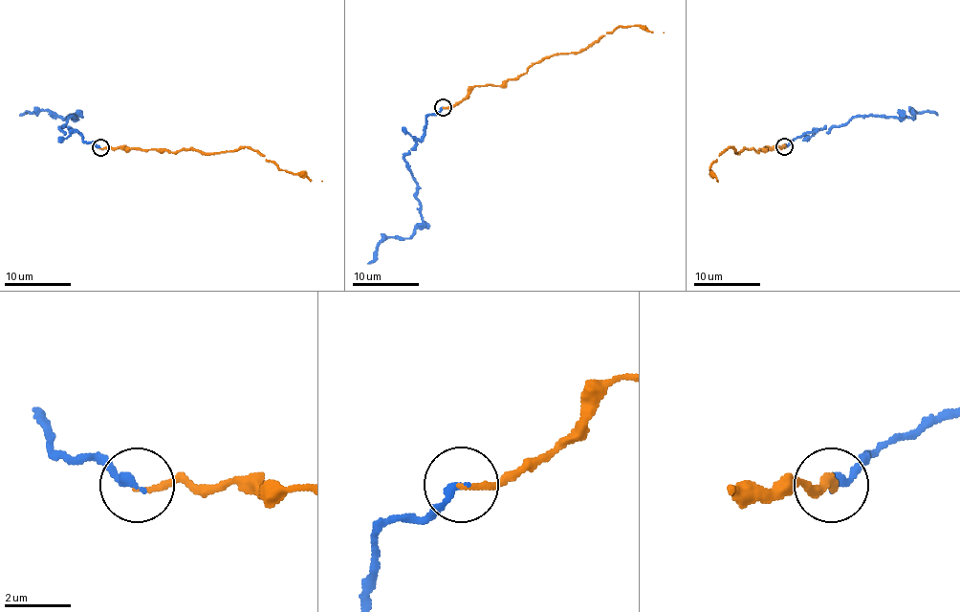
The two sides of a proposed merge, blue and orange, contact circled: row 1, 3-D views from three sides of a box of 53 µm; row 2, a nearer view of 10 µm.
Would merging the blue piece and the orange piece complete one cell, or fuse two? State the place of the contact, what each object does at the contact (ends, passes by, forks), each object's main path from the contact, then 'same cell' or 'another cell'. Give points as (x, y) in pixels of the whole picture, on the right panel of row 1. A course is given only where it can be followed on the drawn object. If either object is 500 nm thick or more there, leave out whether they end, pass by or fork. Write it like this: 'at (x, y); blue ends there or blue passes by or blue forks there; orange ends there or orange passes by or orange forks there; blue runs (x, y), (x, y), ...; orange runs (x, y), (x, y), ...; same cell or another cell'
at (784, 146); blue ends there; orange ends there; blue runs (784, 147), (795, 139), (824, 128), (827, 132), (860, 115), (900, 119), (914, 117), (912, 110), (938, 115); orange runs (784, 147), (763, 147), (758, 151), (743, 149), (739, 153), (728, 146), (710, 168), (709, 174), (717, 181); same cell

